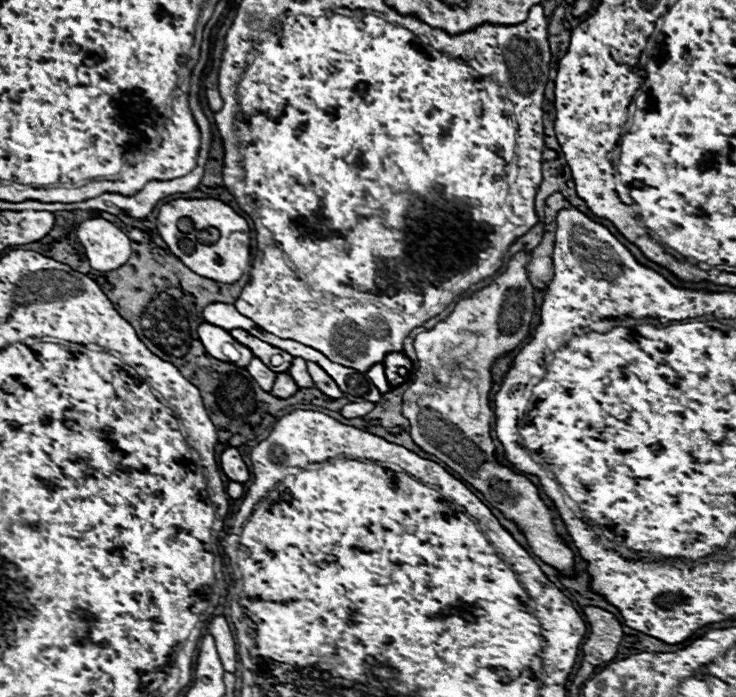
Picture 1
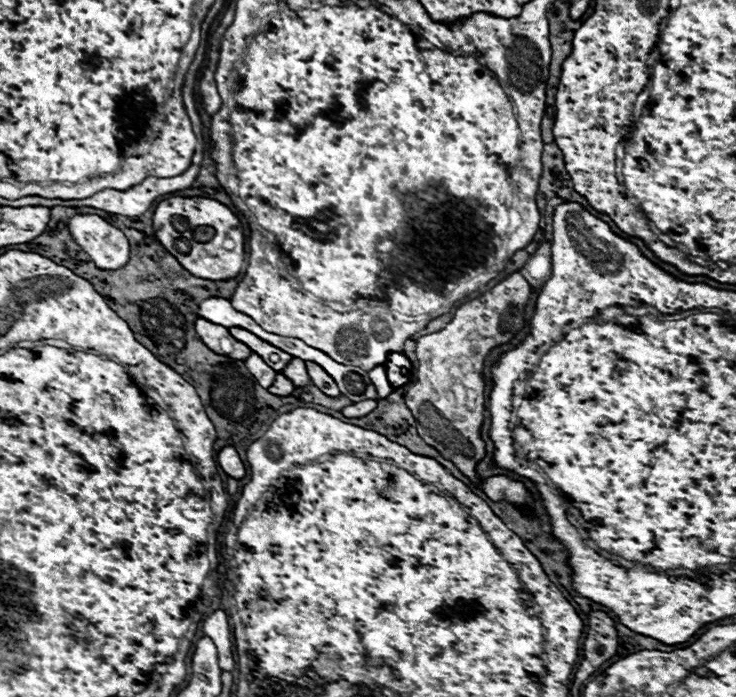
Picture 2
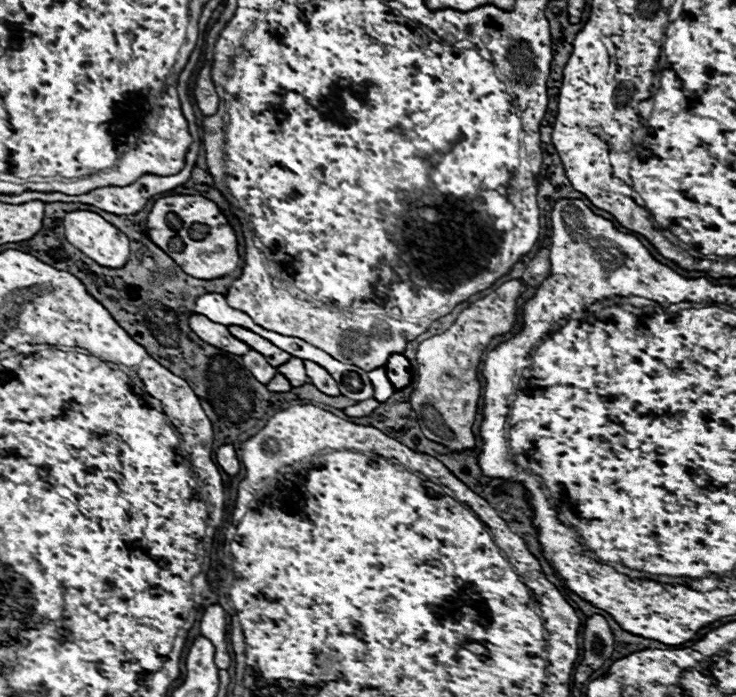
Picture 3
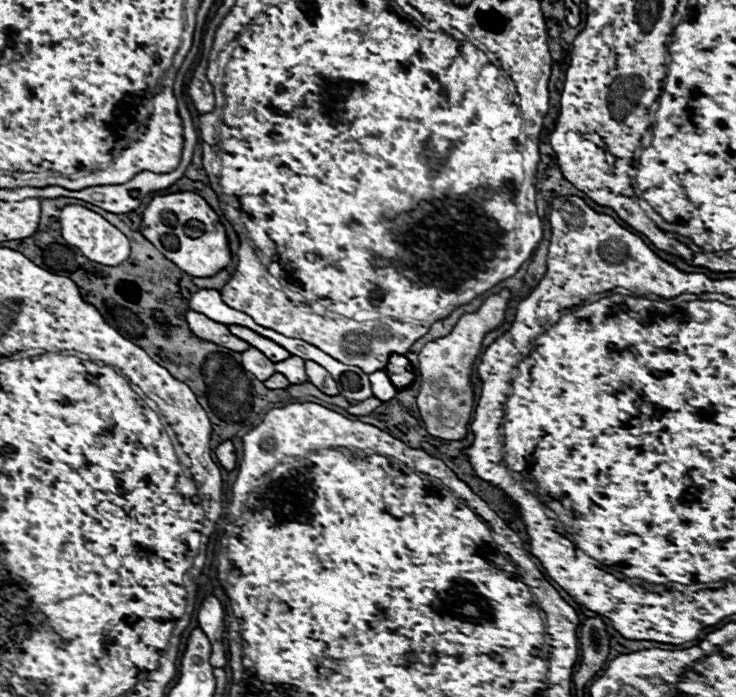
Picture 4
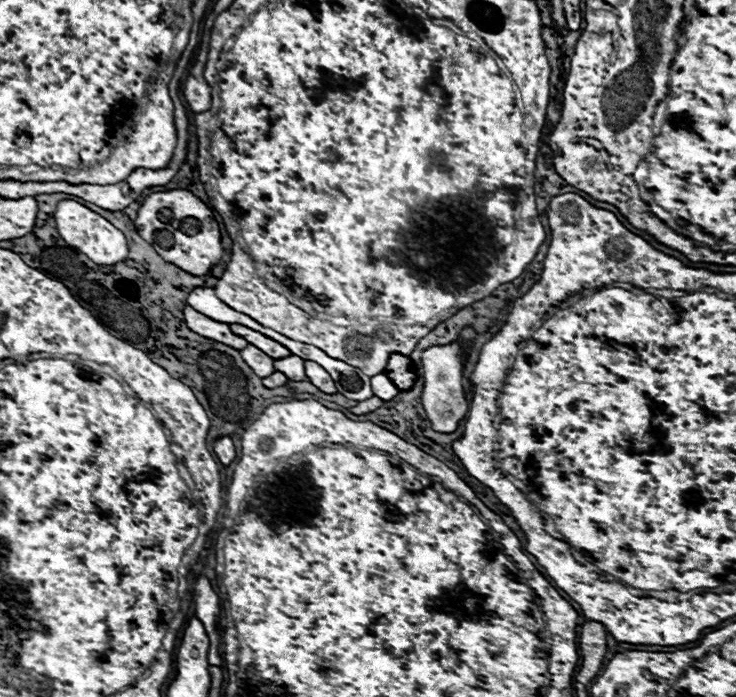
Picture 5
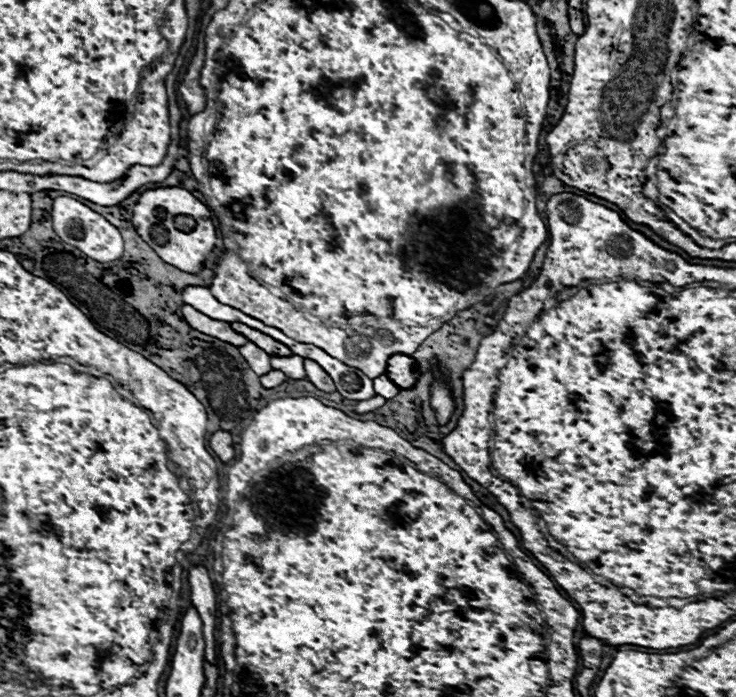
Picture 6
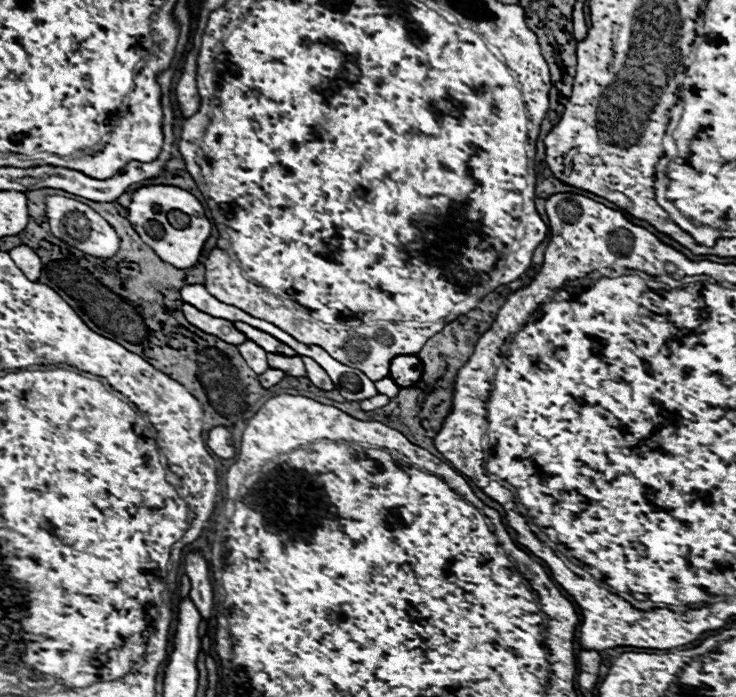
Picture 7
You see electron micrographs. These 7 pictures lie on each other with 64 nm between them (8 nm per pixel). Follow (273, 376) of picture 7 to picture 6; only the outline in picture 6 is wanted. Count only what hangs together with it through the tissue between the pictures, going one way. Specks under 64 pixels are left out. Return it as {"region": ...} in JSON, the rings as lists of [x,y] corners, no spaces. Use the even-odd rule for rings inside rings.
{"region":[[[270,370],[268,374],[260,376],[260,382],[262,382],[262,386],[268,386],[268,388],[280,386],[284,380],[286,380],[286,376],[284,376],[280,370]]]}

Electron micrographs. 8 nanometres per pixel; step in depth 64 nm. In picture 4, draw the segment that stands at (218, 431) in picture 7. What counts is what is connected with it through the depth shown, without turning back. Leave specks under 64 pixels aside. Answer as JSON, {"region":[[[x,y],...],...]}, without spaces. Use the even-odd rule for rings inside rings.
{"region":[[[230,440],[218,444],[214,452],[216,452],[218,462],[220,462],[226,470],[234,470],[234,466],[236,466],[236,452],[234,452],[234,446],[232,446]]]}

